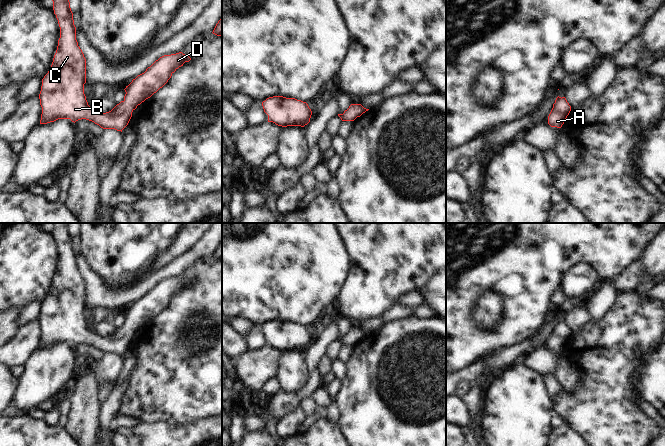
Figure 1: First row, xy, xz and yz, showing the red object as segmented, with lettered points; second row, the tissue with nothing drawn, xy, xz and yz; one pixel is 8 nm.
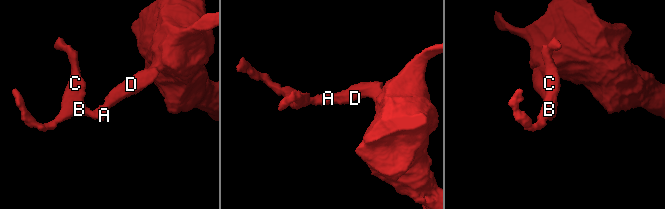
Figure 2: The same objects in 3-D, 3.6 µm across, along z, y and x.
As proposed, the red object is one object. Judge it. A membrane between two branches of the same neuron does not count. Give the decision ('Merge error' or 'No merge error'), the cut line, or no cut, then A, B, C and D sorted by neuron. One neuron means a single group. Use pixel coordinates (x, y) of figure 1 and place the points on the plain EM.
No merge error. No split. Groups: A B C D

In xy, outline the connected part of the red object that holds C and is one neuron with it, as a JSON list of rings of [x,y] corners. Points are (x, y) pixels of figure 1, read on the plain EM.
[[[69,223],[52,225],[60,251],[60,262],[51,292],[42,303],[39,318],[42,331],[40,348],[58,343],[70,343],[74,347],[86,343],[103,353],[122,356],[137,330],[162,312],[179,291],[191,284],[182,276],[160,281],[126,310],[123,325],[111,335],[100,337],[88,329],[84,318],[86,283],[76,264]]]

